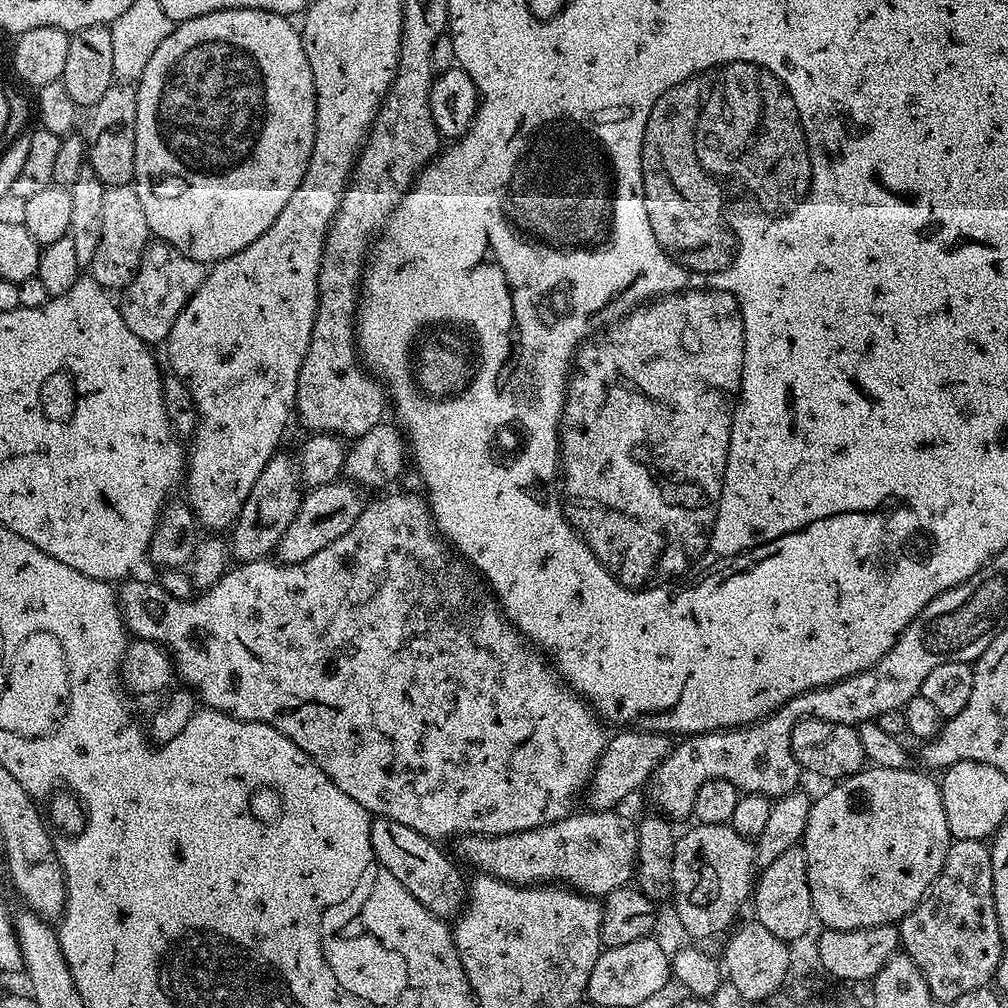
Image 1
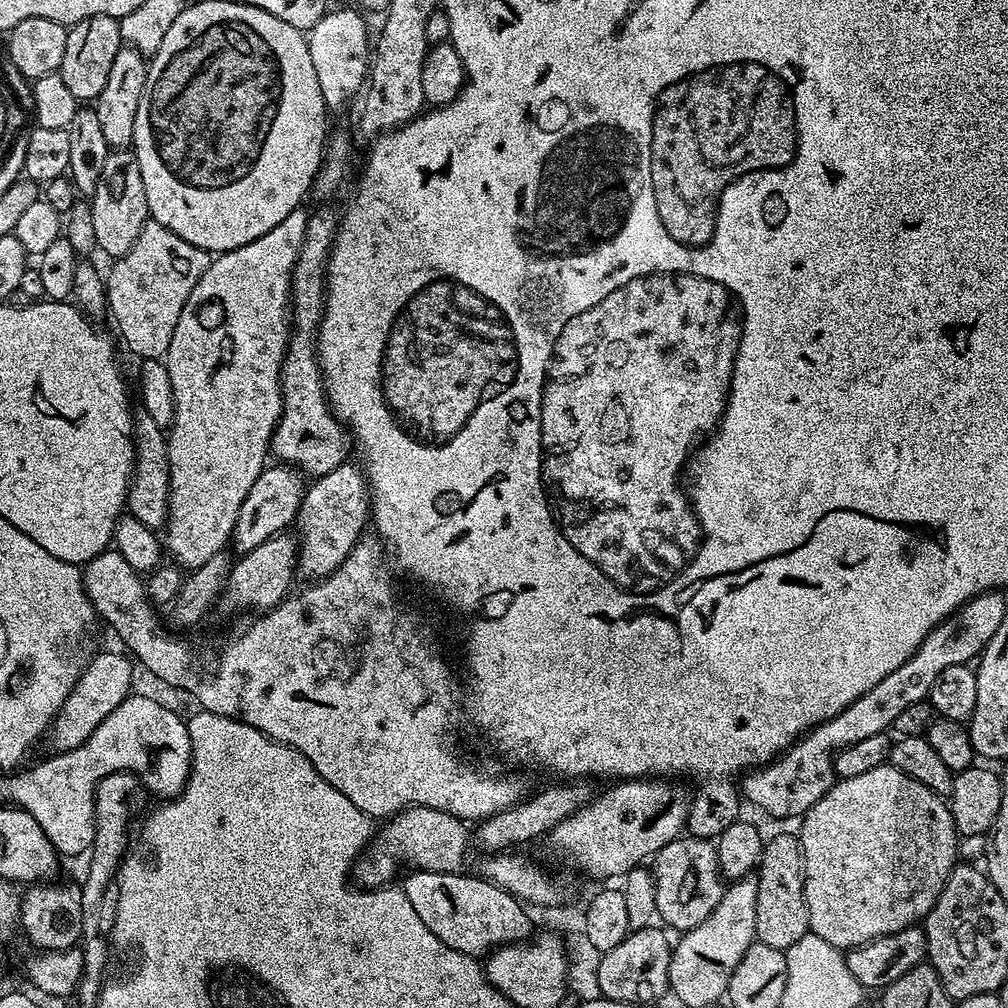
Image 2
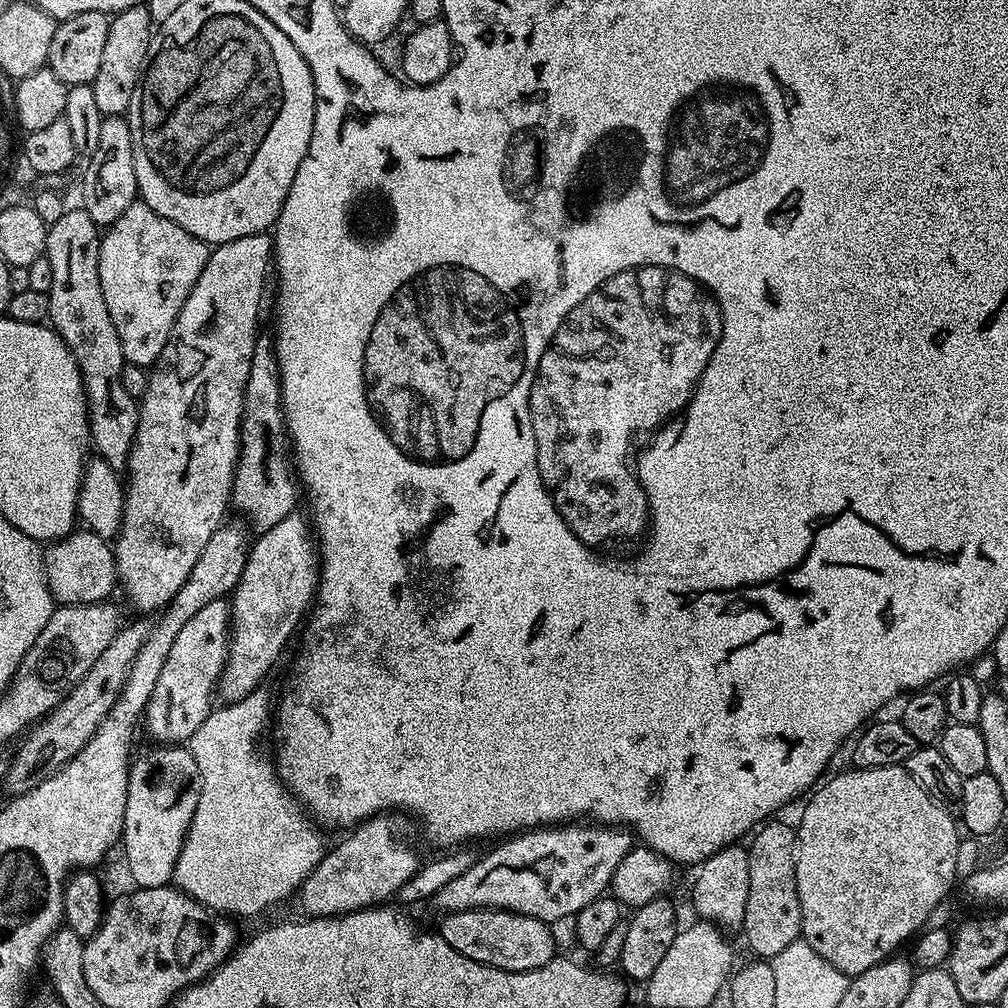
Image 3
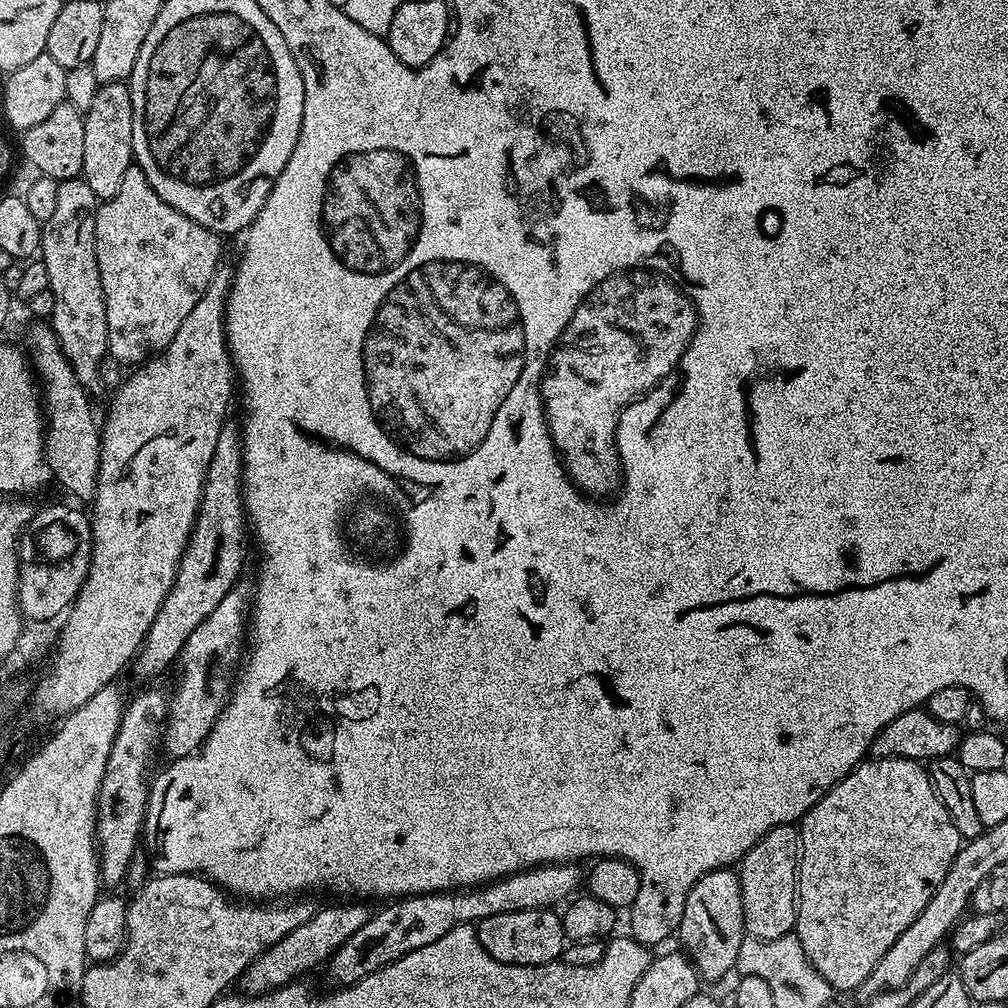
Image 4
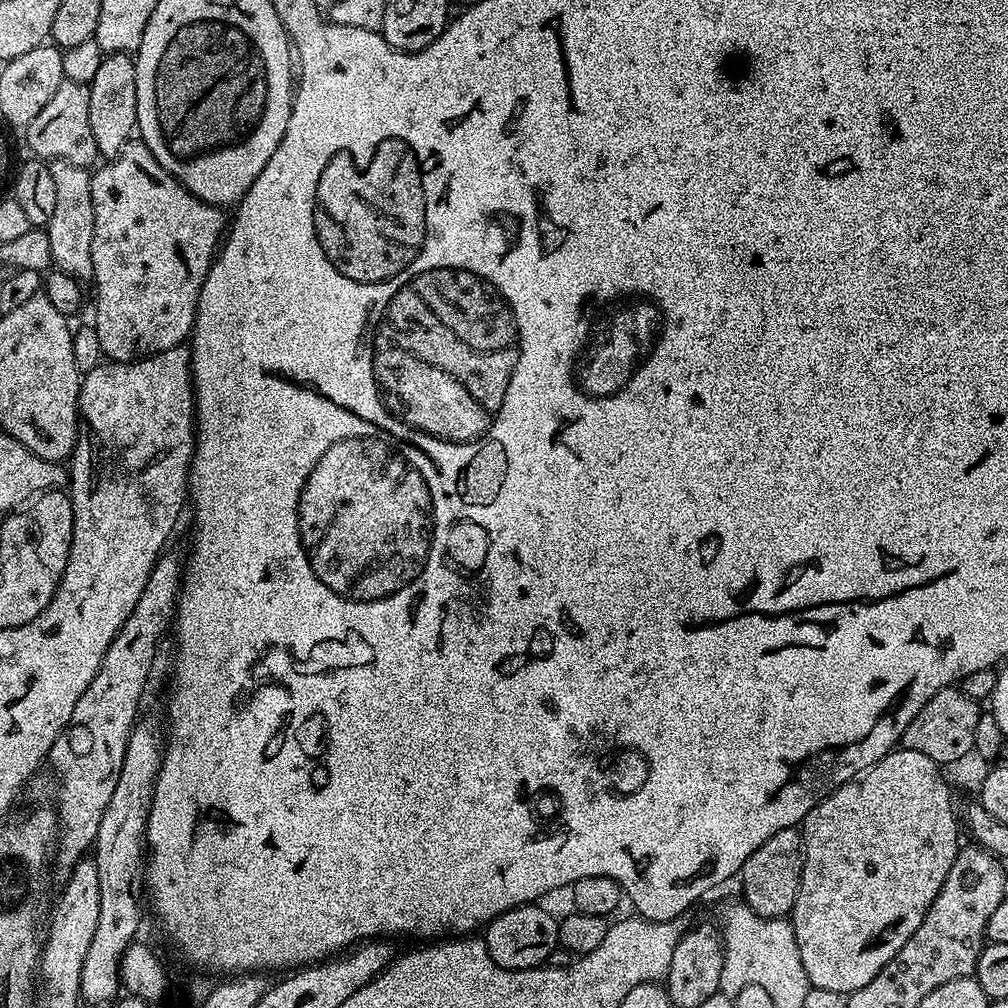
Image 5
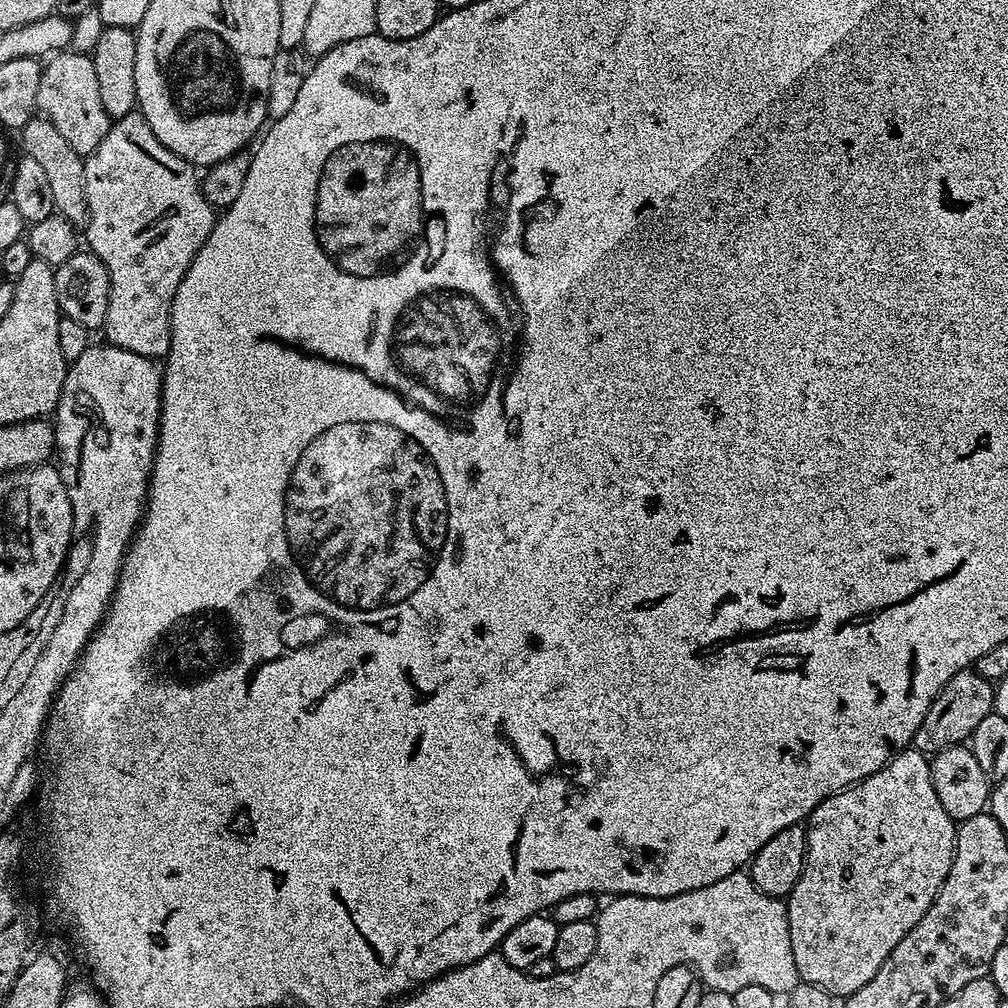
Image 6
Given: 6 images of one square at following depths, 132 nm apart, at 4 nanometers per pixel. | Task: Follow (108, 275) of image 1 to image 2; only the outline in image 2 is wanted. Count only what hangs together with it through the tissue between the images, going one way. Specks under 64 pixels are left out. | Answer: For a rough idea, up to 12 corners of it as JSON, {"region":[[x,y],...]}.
{"region":[[128,150],[109,151],[90,197],[90,233],[124,256],[149,223]]}

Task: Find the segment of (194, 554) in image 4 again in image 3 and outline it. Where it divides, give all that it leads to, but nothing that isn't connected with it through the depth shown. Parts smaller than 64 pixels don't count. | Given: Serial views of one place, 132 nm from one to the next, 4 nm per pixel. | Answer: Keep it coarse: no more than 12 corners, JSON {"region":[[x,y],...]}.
{"region":[[257,335],[233,509],[259,534],[297,511],[280,364]]}

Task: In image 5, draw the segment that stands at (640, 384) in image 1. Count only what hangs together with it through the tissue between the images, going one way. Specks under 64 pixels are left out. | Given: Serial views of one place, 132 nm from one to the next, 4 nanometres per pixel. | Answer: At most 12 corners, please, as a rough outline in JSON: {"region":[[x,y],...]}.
{"region":[[624,302],[597,324],[579,365],[589,396],[618,391],[652,350],[662,320]]}

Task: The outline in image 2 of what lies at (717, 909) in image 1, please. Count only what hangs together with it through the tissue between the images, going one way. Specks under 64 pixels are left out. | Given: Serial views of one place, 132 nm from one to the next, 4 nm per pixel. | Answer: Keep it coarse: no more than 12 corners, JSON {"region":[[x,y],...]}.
{"region":[[691,834],[651,861],[655,915],[680,934],[726,887],[715,843]]}

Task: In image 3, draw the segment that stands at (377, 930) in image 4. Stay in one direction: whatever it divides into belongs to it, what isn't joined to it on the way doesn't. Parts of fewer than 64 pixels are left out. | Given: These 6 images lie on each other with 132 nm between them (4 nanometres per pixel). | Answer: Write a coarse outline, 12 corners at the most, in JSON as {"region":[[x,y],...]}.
{"region":[[623,826],[513,834],[434,894],[556,926],[609,891]]}

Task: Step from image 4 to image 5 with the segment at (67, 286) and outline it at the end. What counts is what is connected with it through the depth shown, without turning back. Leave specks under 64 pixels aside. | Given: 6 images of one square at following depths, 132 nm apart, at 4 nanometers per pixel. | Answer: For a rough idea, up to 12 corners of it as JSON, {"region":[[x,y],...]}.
{"region":[[61,160],[48,169],[53,265],[91,281],[92,172]]}

